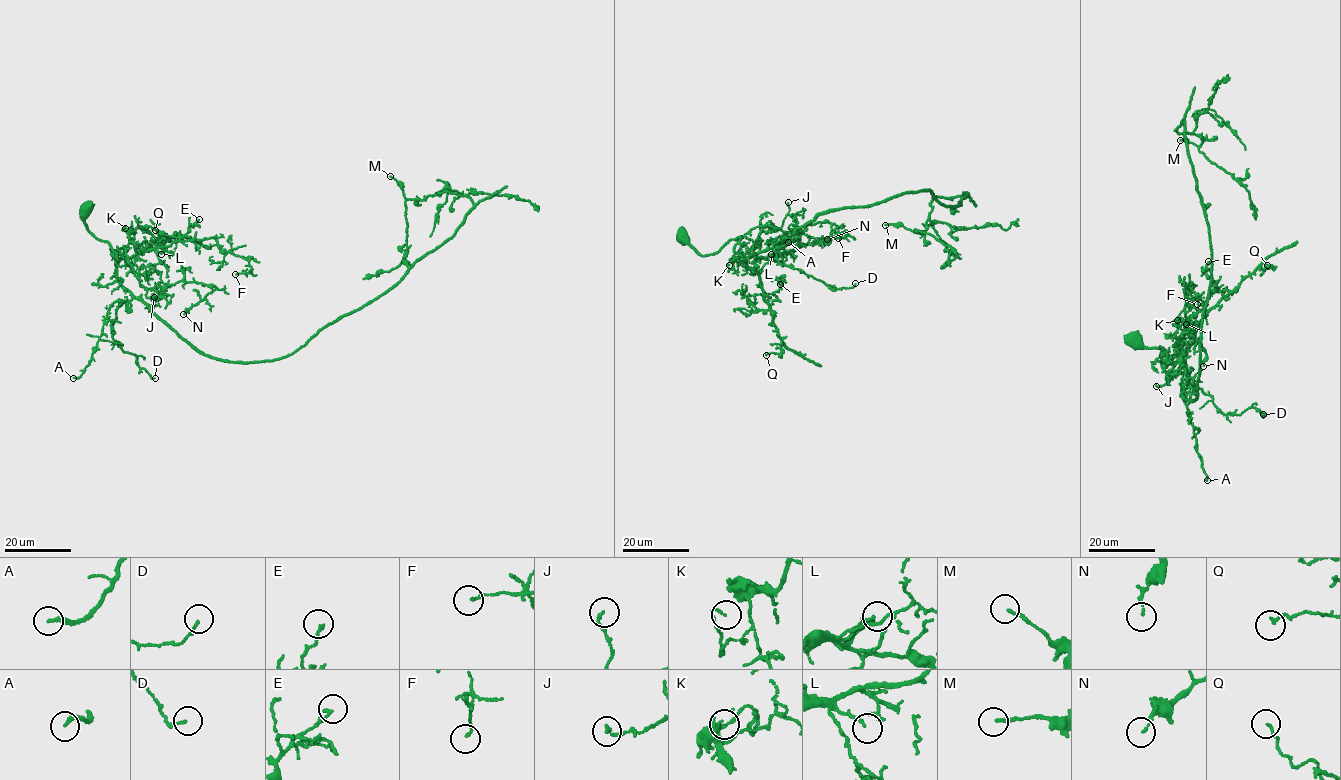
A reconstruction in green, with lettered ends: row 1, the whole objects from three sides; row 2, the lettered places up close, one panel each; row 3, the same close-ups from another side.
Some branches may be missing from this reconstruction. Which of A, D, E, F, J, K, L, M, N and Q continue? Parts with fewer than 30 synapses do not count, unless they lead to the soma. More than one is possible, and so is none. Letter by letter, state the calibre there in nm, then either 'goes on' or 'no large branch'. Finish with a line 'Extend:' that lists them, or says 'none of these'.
A: calibre 190 nm; no large branch
D: calibre 110 nm; no large branch
E: calibre 130 nm; no large branch
F: calibre 120 nm; no large branch
J: calibre 140 nm; no large branch
K: calibre 100 nm; no large branch
L: calibre 120 nm; no large branch
M: calibre 140 nm; no large branch
N: calibre 110 nm; no large branch
Q: calibre 120 nm; no large branch
Extend: none of these

